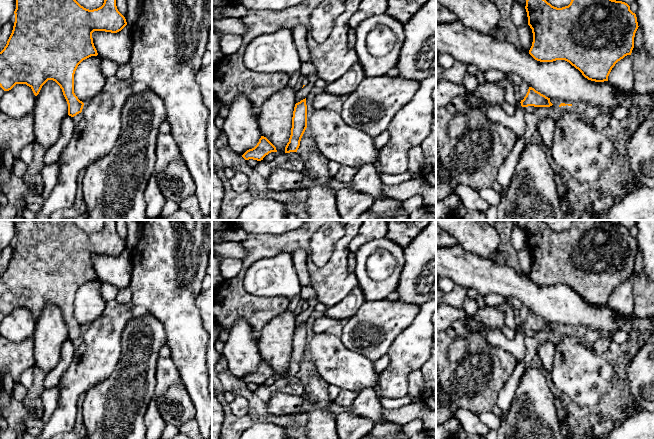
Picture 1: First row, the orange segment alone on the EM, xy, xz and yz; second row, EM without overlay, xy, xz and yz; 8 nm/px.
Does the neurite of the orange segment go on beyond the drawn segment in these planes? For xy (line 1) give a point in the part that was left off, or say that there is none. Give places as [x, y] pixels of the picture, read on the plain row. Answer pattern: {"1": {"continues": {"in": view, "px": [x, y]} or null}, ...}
{"1": {"continues": null}}

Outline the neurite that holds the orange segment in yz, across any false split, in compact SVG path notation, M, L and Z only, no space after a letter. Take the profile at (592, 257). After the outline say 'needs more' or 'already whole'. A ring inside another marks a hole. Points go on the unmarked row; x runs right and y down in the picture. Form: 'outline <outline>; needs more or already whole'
outline M528 220L525 230L528 249L532 253L533 266L529 278L540 286L565 284L578 293L588 304L608 305L608 300L615 288L634 272L634 261L638 253L636 238L622 225L602 220L573 220L568 230L557 232L539 220Z; already whole

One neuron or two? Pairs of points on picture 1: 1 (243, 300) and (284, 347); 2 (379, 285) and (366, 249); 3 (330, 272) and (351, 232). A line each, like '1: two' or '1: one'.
1: two
2: one
3: one

